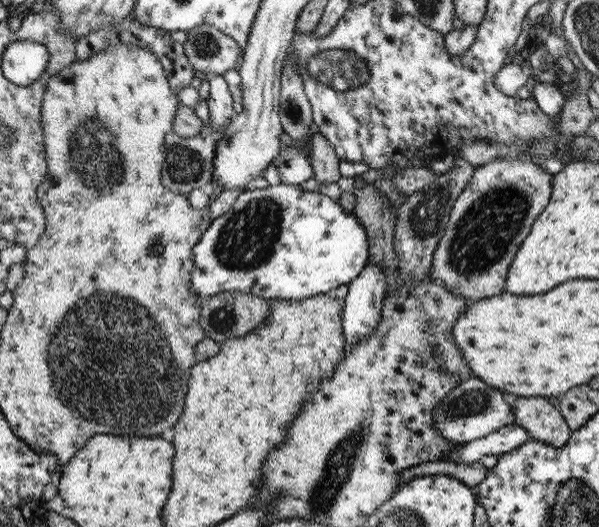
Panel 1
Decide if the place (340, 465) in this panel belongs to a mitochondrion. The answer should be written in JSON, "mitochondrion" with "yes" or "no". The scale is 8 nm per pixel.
{"mitochondrion":"yes"}

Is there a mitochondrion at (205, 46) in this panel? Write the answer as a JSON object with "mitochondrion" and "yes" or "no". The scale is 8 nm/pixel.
{"mitochondrion":"yes"}

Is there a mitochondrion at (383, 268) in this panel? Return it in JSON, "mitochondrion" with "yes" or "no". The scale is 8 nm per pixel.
{"mitochondrion":"no"}

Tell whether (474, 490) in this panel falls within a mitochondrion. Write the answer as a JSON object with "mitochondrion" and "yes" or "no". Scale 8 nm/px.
{"mitochondrion":"no"}

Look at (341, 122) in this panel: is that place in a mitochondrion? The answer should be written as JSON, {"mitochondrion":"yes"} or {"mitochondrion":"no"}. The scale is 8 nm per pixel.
{"mitochondrion":"no"}

